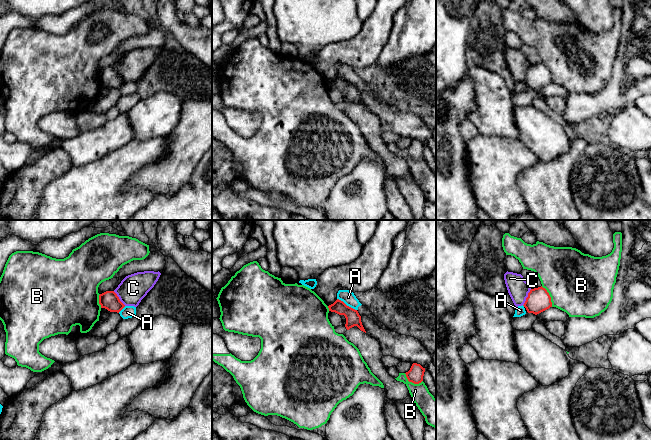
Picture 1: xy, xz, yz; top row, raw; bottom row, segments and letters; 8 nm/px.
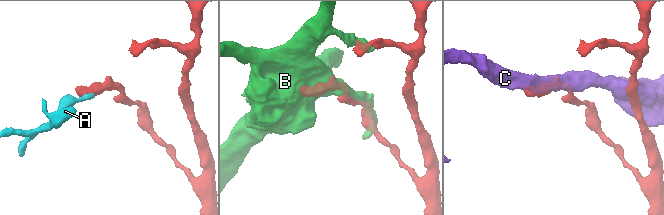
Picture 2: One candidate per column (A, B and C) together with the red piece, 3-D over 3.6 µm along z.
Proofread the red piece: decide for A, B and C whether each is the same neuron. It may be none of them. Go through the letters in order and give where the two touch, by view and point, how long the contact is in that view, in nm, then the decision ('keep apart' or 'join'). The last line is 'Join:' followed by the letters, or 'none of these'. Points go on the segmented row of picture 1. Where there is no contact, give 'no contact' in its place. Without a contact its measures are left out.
A: contact xz (346, 305); length 190 nm; keep apart
B: contact xz (412, 382); length 170 nm; keep apart
C: contact yz (527, 297); length 150 nm; keep apart
Join: none of these

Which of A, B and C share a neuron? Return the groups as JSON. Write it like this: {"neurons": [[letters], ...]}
{"neurons": [["A"], ["B"], ["C"]]}

